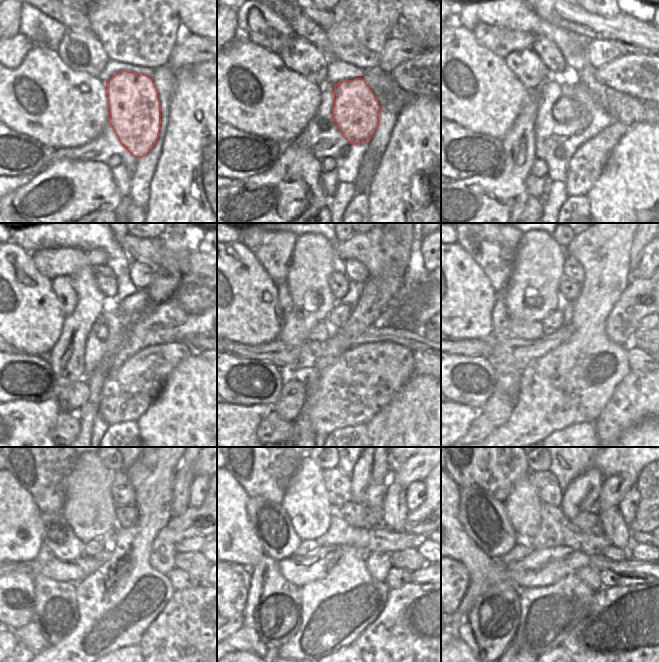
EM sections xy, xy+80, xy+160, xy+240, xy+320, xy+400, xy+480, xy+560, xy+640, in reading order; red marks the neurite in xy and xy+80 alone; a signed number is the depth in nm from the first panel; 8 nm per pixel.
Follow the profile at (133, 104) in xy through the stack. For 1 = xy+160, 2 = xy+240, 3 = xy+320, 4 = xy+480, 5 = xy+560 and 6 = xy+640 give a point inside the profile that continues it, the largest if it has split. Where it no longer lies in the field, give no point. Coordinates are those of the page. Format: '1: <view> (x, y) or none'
1: xy+160 (566, 109)
2: xy+240 (102, 333)
3: xy+320 (322, 330)
4: xy+480 (57, 534)
5: xy+560 (271, 524)
6: xy+640 (484, 519)

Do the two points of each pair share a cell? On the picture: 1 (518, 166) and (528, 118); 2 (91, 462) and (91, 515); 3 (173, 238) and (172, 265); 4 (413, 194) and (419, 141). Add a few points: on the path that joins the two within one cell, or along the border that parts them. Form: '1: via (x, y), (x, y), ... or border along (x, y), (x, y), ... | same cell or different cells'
1: via (520, 154), (520, 135), (522, 130) | same cell
2: via (91, 475), (91, 502) | same cell
3: border along (158, 237), (169, 249), (186, 248) | different cells
4: via (416, 181), (416, 172), (419, 168), (419, 154) | same cell

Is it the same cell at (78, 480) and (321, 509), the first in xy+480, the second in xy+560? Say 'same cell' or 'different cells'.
same cell

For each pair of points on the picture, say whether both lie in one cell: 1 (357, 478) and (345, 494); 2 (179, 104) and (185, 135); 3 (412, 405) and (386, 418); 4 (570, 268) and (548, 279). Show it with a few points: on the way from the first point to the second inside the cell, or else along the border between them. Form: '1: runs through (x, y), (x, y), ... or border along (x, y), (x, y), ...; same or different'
1: border along (349, 476), (351, 500); different
2: runs through (185, 112), (185, 127); same
3: runs through (406, 411), (399, 418), (392, 418); same
4: border along (566, 254), (563, 275); different

